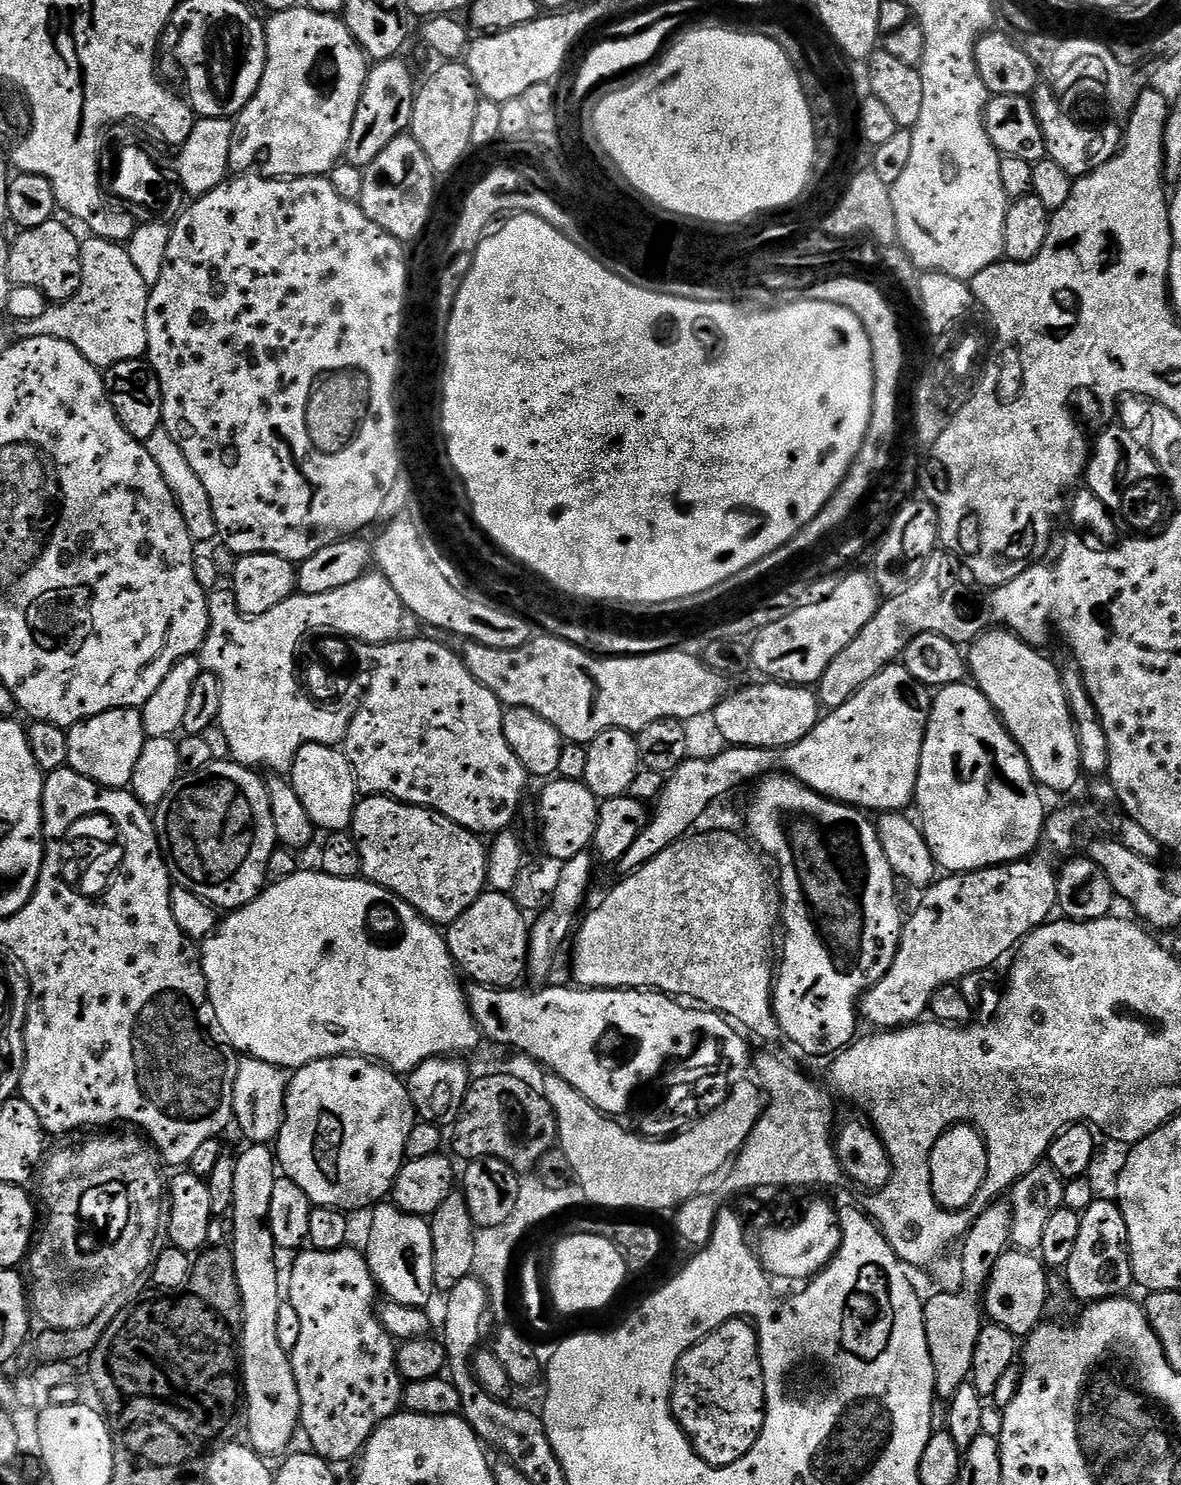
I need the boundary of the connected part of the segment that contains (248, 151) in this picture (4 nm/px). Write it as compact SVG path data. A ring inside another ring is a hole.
M297 6L285 12L271 13L266 20L266 42L268 43L268 57L266 58L266 70L262 74L262 82L258 86L254 98L250 98L248 105L234 118L228 171L232 174L266 176L270 180L286 180L297 176L323 176L331 173L332 169L341 163L346 150L346 142L350 142L350 126L354 126L354 114L358 110L358 102L362 98L370 61L357 46L356 40L339 15L327 16L307 6Z

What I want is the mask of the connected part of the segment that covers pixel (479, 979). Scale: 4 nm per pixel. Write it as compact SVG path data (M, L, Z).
M493 890L483 892L474 902L474 906L470 906L470 910L466 910L466 914L462 914L454 923L447 925L448 949L457 969L463 975L465 972L471 983L484 984L487 988L510 988L519 985L520 975L522 977L525 975L528 963L530 924L527 919L524 921L524 918L526 918L526 912L515 904L509 893Z

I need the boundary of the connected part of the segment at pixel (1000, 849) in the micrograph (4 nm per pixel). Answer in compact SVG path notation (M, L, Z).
M971 682L941 687L932 697L932 712L928 715L928 728L924 732L922 758L920 759L916 795L914 797L914 809L916 808L917 812L915 815L918 817L920 832L924 836L924 841L928 844L930 854L936 859L937 865L948 874L964 873L978 871L980 868L1008 865L1032 855L1041 847L1044 838L1046 811L1044 812L1044 800L1040 795L1042 795L1042 789L1036 783L1034 774L1030 770L1030 762L1026 758L1026 754L1022 754L1022 750L1014 742L1014 738L1006 730L1006 726L1000 721L1000 717L996 715L994 706L990 706L986 694L982 694L982 690Z

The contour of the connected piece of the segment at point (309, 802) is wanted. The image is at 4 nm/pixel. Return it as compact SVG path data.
M307 744L298 750L290 773L294 793L315 827L325 833L348 832L358 803L356 775L339 747L330 744Z

